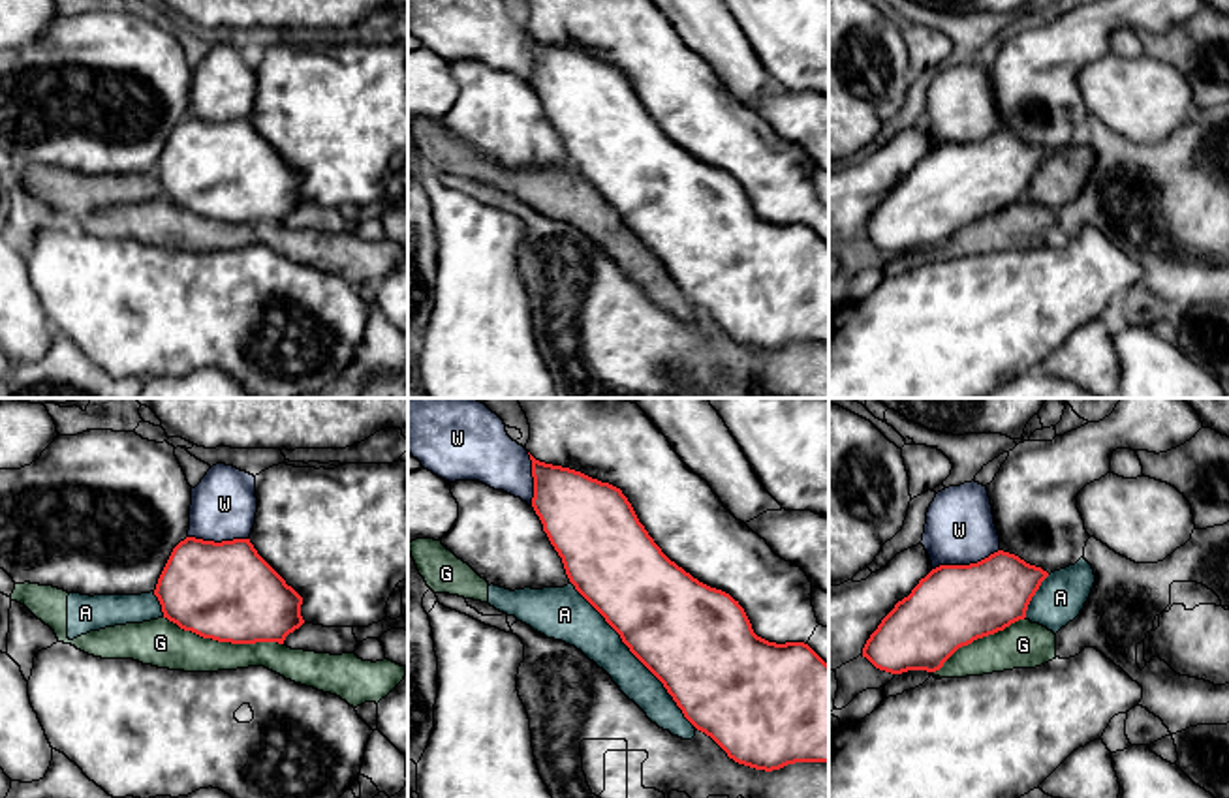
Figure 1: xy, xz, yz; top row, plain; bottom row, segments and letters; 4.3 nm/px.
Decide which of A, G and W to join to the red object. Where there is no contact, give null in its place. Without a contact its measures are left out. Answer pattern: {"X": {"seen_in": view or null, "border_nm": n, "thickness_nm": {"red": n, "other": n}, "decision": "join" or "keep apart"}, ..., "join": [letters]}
{"A": {"seen_in": "xz", "border_nm": 800, "thickness_nm": {"red": 460, "other": 190}, "decision": "keep apart"}, "G": {"seen_in": "xy", "border_nm": 550, "thickness_nm": {"red": 420, "other": 190}, "decision": "keep apart"}, "W": {"seen_in": "yz", "border_nm": 300, "thickness_nm": {"red": 360, "other": 300}, "decision": "keep apart"}, "join": []}

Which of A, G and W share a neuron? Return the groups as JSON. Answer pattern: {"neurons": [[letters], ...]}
{"neurons": [["A", "G"], ["W"]]}

